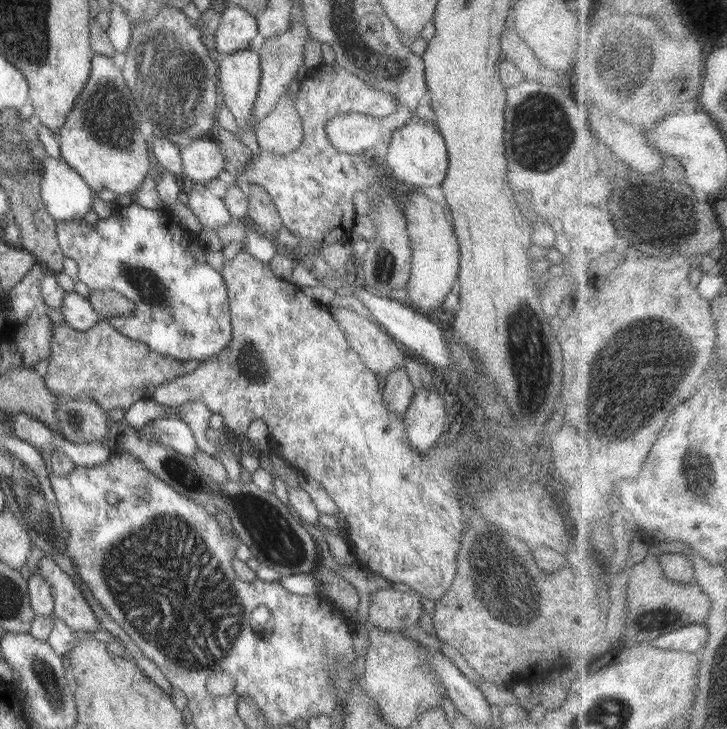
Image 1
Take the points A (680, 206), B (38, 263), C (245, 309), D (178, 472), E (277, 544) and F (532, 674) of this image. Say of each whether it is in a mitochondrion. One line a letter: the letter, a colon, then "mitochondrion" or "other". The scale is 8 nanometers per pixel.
A: mitochondrion
B: other
C: other
D: mitochondrion
E: mitochondrion
F: other

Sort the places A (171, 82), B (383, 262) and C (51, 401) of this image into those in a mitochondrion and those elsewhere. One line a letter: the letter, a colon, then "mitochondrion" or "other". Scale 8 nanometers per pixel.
A: mitochondrion
B: mitochondrion
C: other

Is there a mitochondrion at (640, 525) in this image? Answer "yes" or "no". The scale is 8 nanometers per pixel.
no

